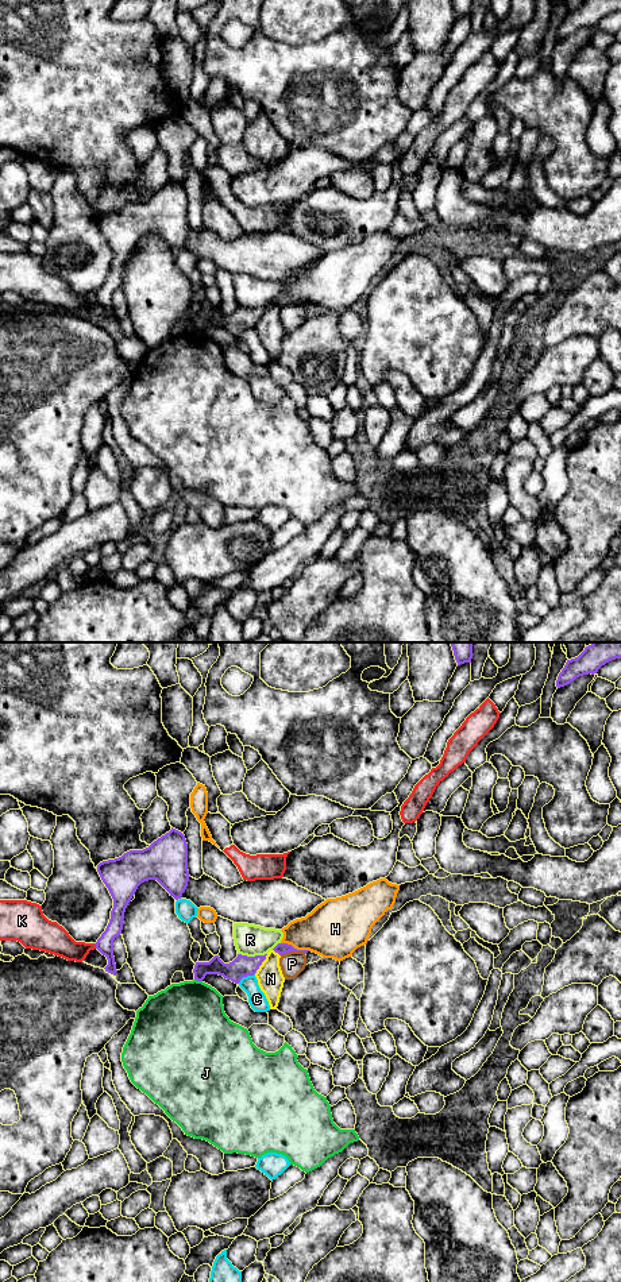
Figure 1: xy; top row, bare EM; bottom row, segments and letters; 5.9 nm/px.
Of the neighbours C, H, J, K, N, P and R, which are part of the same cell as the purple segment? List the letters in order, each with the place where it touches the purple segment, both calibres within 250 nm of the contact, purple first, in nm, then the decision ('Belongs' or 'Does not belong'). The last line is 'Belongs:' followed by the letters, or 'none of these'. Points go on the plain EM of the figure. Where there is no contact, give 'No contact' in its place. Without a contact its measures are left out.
C: Touches purple at xy (246, 328). Thickness 130 nm (purple) against 110 nm. Does not belong
H: Touches purple at xy (296, 301). Thickness 70 nm (purple) against 340 nm. Does not belong
J: Touches purple at xy (199, 332). Thickness 120 nm (purple) against 440 nm. Does not belong
K: Touches purple at xy (96, 298). Thickness 100 nm (purple) against 170 nm. Does not belong
N: Touches purple at xy (261, 316). Thickness 130 nm (purple) against 160 nm. Does not belong
P: Touches purple at xy (293, 302). Thickness 70 nm (purple) against 150 nm. Belongs
R: Touches purple at xy (253, 309). Thickness 130 nm (purple) against 190 nm. Does not belong
Belongs: P

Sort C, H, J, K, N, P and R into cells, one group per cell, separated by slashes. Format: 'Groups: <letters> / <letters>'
Groups: C / H / J / K / N / P / R

